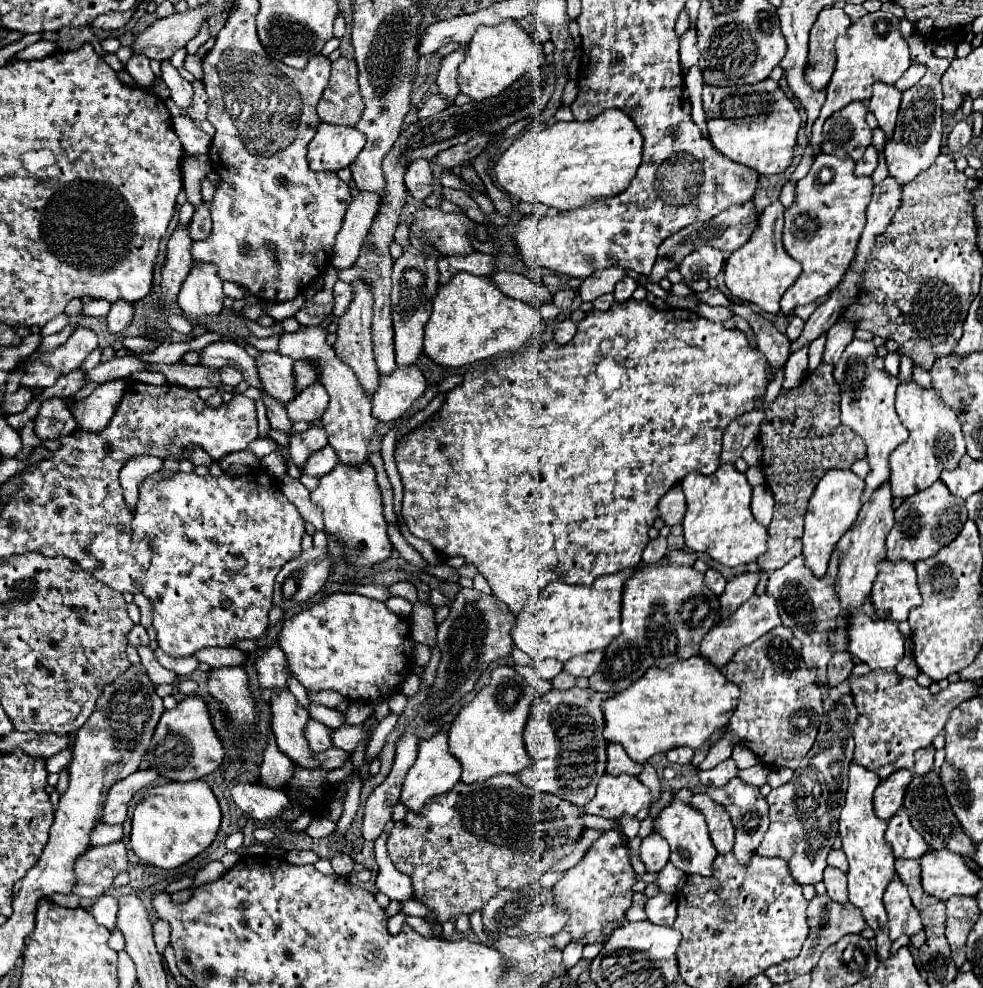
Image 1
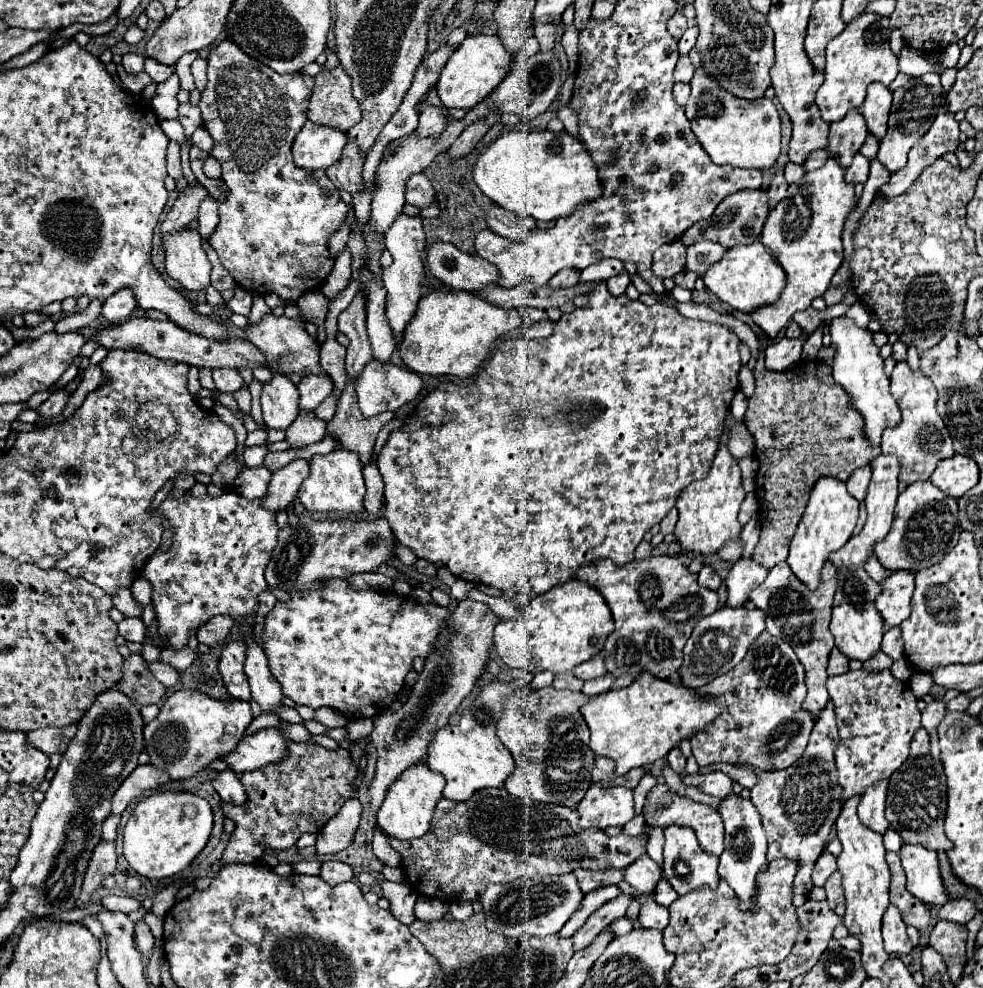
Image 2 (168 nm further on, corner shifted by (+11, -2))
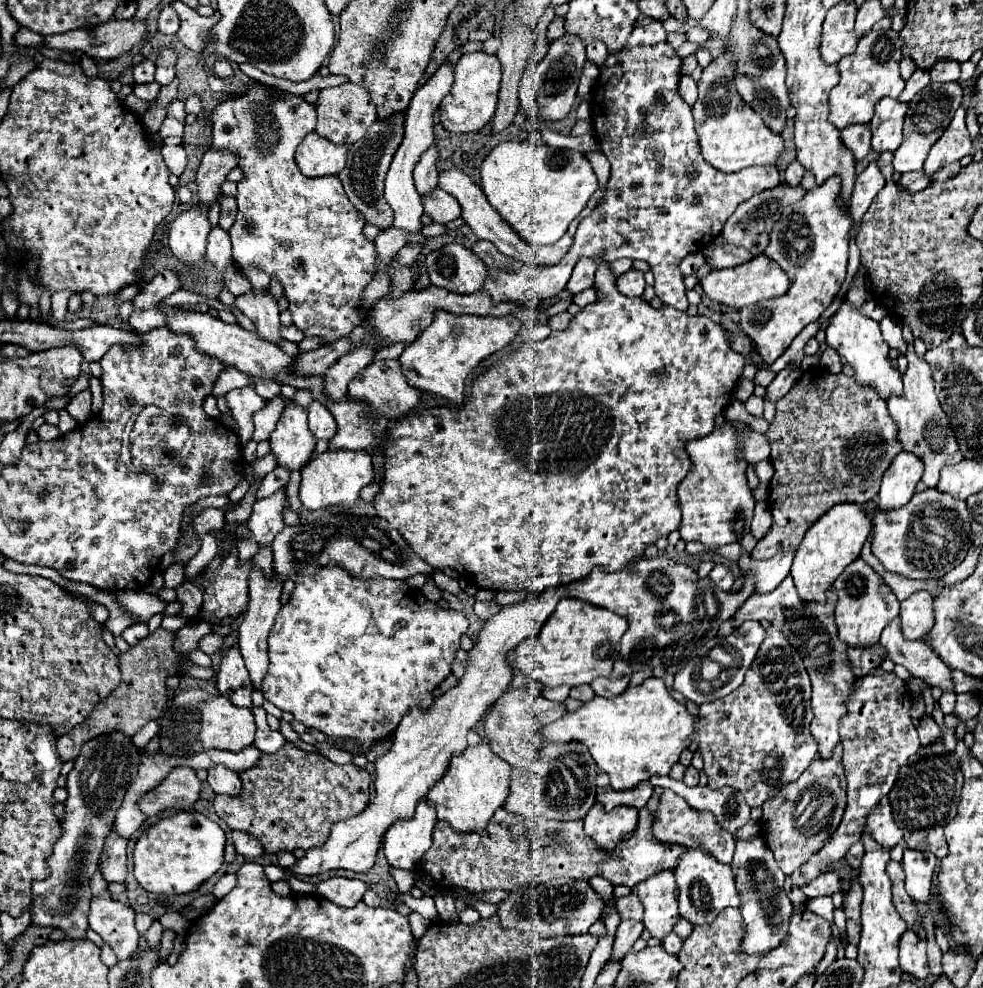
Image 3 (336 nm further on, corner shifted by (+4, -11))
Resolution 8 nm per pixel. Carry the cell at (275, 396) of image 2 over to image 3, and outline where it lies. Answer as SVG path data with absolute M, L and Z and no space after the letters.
M290 405L270 435L270 449L280 467L300 471L312 457L316 437L310 435L304 407Z

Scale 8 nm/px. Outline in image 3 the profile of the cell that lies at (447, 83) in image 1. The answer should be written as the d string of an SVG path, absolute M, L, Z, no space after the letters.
M432 145L422 159L418 161L416 169L414 169L414 181L416 181L416 191L424 197L430 191L434 191L438 187L438 169L436 169L436 157L438 157L438 149L436 145Z

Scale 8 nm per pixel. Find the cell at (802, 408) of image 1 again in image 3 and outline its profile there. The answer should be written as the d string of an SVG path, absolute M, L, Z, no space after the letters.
M804 371L792 391L776 403L776 419L766 433L776 469L768 501L774 521L750 557L770 559L778 551L796 549L810 525L836 503L862 505L876 499L884 471L902 451L896 435L886 401L872 387L860 387L844 373Z

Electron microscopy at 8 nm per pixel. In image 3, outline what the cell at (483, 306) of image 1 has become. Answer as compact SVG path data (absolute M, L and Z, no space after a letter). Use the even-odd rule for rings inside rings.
M436 311L432 325L414 343L410 343L404 349L404 353L400 355L400 365L402 365L402 373L404 373L406 381L414 389L450 399L450 403L460 407L464 401L466 379L480 365L480 361L484 361L492 353L504 349L516 337L516 333L520 329L520 321L516 315L506 315L506 317L450 315L450 319L446 319L446 321L442 319L442 323L440 323L438 313L446 313L446 311ZM454 323L464 327L464 331L458 339L454 339L450 335L450 329Z

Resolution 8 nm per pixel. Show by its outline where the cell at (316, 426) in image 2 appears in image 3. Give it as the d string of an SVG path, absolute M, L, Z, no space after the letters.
M312 401L306 407L306 413L308 413L308 425L312 435L316 439L332 439L332 435L336 433L336 421L332 413L318 401Z

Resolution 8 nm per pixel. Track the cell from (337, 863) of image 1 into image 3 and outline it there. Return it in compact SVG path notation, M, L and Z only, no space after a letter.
M332 877L328 881L322 881L316 889L316 893L332 903L338 903L340 907L354 907L358 901L362 901L368 885L358 879L344 879L344 877Z

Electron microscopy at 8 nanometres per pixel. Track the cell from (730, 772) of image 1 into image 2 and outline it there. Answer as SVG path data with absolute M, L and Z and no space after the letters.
M709 772L709 774L699 774L699 776L683 776L683 782L689 786L699 788L705 794L723 798L731 792L731 778L723 772Z

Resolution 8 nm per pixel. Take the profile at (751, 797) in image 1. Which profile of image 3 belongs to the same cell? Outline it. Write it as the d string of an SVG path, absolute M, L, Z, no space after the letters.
M756 837L750 841L738 841L736 853L732 859L732 871L736 877L736 889L742 899L742 927L744 939L740 949L748 955L752 953L768 953L784 943L784 935L788 935L788 923L792 917L792 901L784 891L784 873L778 867L772 851L764 843L764 837Z

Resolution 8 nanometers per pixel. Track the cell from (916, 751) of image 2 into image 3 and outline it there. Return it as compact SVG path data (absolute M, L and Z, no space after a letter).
M924 715L920 719L920 725L918 725L918 735L920 735L922 745L930 745L930 743L934 743L938 739L940 727L936 725L936 721L930 715Z

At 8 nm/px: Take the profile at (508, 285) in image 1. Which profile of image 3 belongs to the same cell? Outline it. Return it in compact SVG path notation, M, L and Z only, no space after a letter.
M450 243L428 253L426 267L432 285L454 293L480 291L486 279L484 263L460 243Z

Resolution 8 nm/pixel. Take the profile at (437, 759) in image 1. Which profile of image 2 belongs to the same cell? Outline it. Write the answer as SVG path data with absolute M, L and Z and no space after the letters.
M413 764L409 766L387 790L385 802L377 814L377 824L383 828L385 834L391 834L399 840L421 838L429 830L429 822L433 816L433 808L441 798L441 790L445 786L445 778L437 772L429 772L427 764Z

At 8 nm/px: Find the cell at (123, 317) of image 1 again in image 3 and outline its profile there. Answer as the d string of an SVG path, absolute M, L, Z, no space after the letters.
M164 269L150 283L146 283L142 287L142 291L134 297L132 303L140 311L142 309L152 309L158 301L162 301L164 297L172 295L178 289L180 289L180 275L174 269Z

